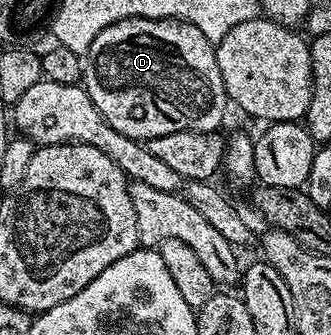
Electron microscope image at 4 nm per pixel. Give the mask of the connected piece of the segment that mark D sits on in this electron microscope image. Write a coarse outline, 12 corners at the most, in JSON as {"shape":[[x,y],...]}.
{"shape":[[128,18],[83,55],[95,108],[128,138],[222,129],[214,43]]}

